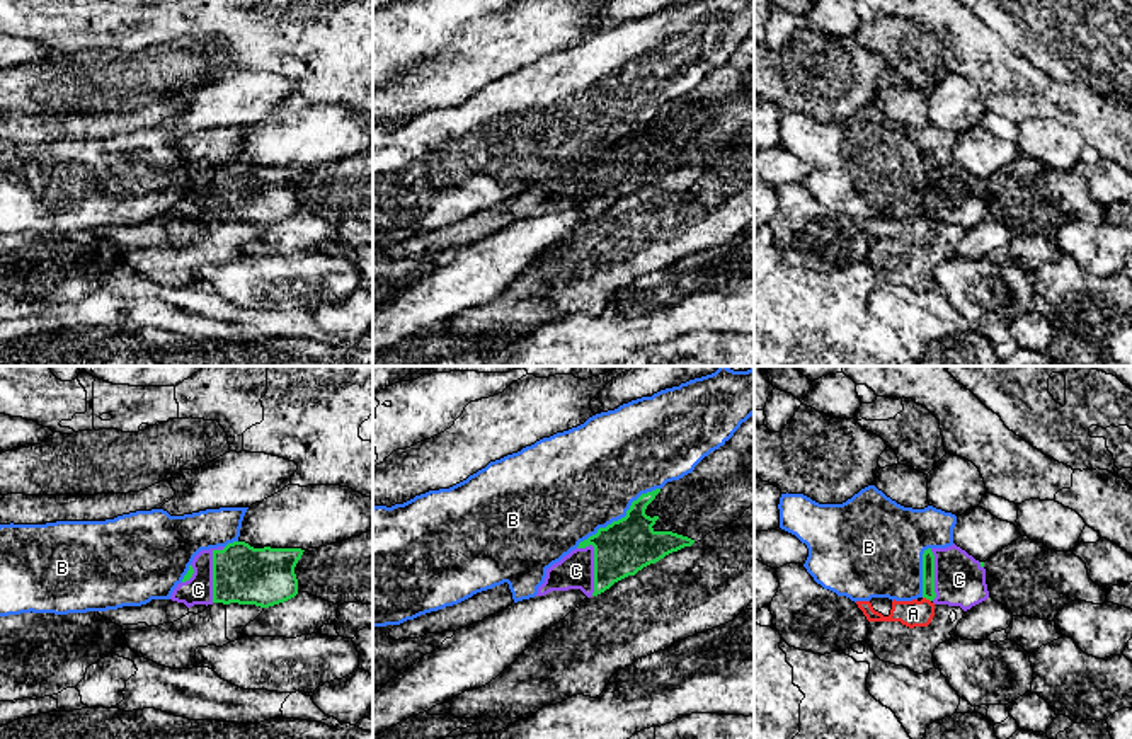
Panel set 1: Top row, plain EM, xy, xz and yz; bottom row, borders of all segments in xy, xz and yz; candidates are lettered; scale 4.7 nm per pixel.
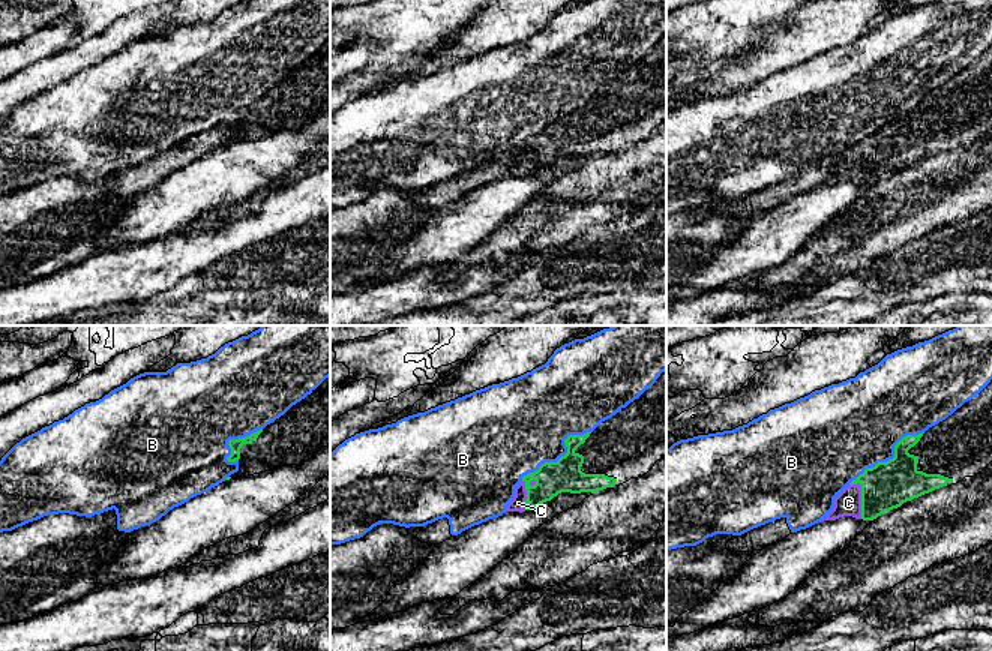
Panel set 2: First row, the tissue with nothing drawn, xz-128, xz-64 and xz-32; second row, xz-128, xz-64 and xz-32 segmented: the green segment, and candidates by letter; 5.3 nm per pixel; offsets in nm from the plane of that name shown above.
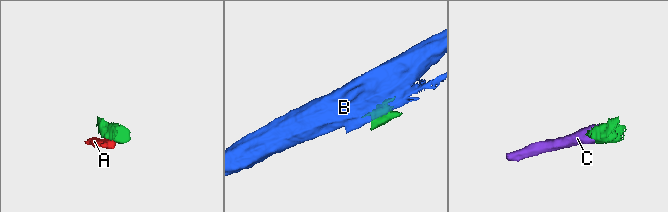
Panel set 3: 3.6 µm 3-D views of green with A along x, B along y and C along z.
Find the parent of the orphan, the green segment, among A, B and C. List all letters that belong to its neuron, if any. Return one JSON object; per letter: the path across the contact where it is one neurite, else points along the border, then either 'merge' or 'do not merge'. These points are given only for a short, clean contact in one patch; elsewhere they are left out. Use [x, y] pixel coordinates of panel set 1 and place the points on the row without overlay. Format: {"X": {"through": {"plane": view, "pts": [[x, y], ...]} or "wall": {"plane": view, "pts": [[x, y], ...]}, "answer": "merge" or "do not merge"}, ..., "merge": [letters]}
{"A": {"wall": {"plane": "yz", "pts": [[923, 215], [930, 220]]}, "answer": "do not merge"}, "B": {"answer": "do not merge"}, "C": {"through": {"plane": "xz", "pts": [[622, 167], [608, 174], [594, 188], [576, 189]]}, "answer": "merge"}, "merge": ["C"]}

